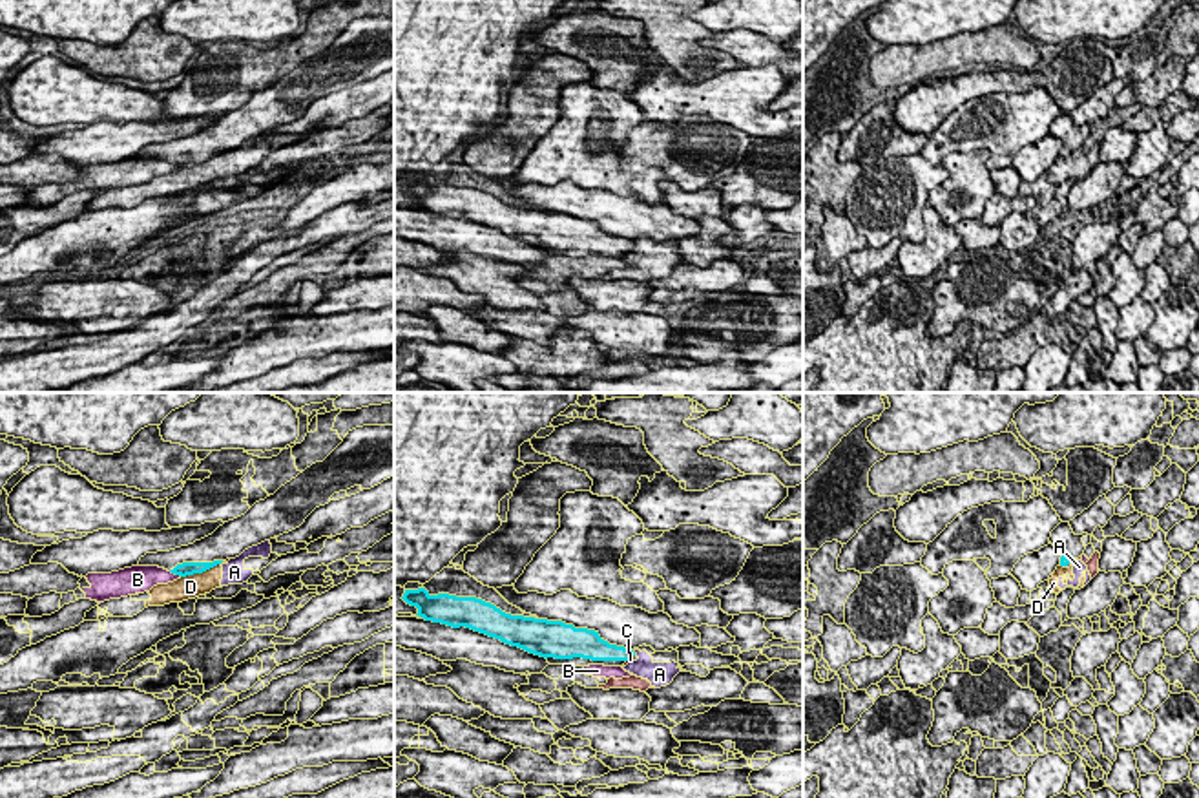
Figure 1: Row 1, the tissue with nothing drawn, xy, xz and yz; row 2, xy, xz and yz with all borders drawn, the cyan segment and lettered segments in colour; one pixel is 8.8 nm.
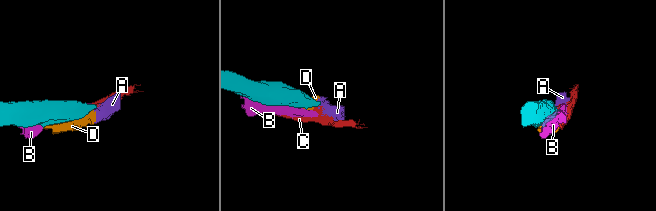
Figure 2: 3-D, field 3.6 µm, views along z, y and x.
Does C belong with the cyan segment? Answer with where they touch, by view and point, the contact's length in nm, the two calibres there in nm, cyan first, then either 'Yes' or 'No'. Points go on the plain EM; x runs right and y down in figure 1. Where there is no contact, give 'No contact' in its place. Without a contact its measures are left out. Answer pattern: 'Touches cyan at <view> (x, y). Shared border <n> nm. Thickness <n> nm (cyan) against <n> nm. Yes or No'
Touches cyan at xz (628, 251). Shared border 60 nm. Thickness 180 nm (cyan) against 30 nm. No

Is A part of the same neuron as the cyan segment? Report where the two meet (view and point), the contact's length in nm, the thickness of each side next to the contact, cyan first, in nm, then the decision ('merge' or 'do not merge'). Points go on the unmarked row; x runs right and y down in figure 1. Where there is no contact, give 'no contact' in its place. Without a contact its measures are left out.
meets cyan in yz at (1066, 156); contact 60 nm long; 90 nm thick on the cyan side, 120 nm on the other; do not merge

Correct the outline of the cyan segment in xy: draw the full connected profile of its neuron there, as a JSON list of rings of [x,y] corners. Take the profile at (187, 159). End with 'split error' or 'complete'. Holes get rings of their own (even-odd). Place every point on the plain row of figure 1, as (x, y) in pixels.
[[[363,16],[349,22],[323,51],[255,93],[245,106],[212,126],[170,142],[146,144],[139,157],[159,157],[186,168],[203,164],[245,141],[299,119],[330,88],[354,77],[370,80],[394,68],[394,16]]]; split error

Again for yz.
[[[1060,113],[1049,128],[1049,133],[1062,141],[1060,157],[1068,157],[1071,152],[1082,148],[1086,137],[1082,130],[1088,128],[1088,124],[1075,126],[1069,113]]]; split error

